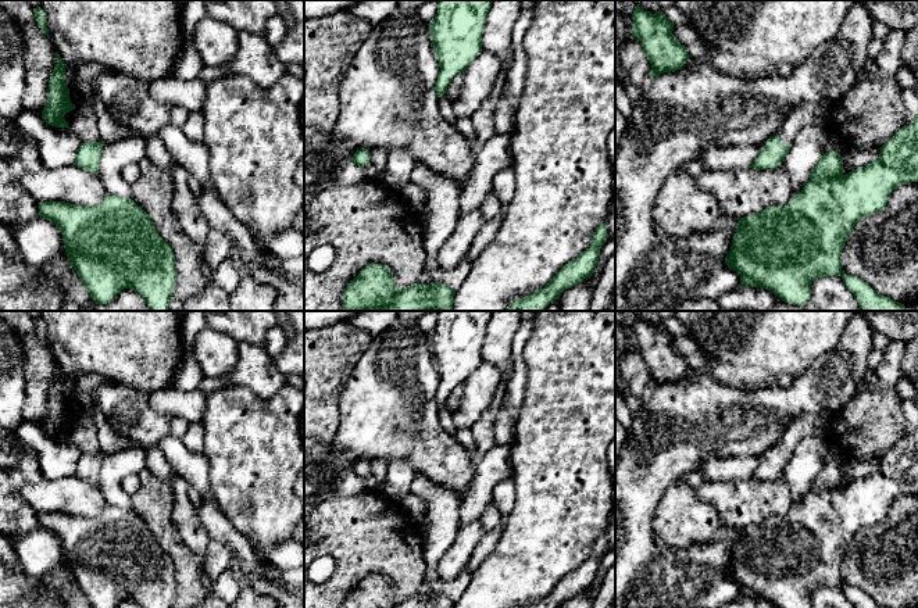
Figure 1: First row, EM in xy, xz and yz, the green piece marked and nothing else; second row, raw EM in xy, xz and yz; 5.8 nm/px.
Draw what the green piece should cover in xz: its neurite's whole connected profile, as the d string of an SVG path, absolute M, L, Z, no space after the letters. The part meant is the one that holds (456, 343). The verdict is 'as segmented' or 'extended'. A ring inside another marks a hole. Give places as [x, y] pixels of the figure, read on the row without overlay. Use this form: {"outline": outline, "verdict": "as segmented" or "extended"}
{"outline": "M439 311L437 325L429 335L439 372L435 394L437 408L453 389L464 383L482 362L482 344L493 311Z", "verdict": "as segmented"}

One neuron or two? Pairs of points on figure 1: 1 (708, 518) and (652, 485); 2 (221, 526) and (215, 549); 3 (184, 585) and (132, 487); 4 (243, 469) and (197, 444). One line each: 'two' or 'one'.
1: two
2: two
3: two
4: two

